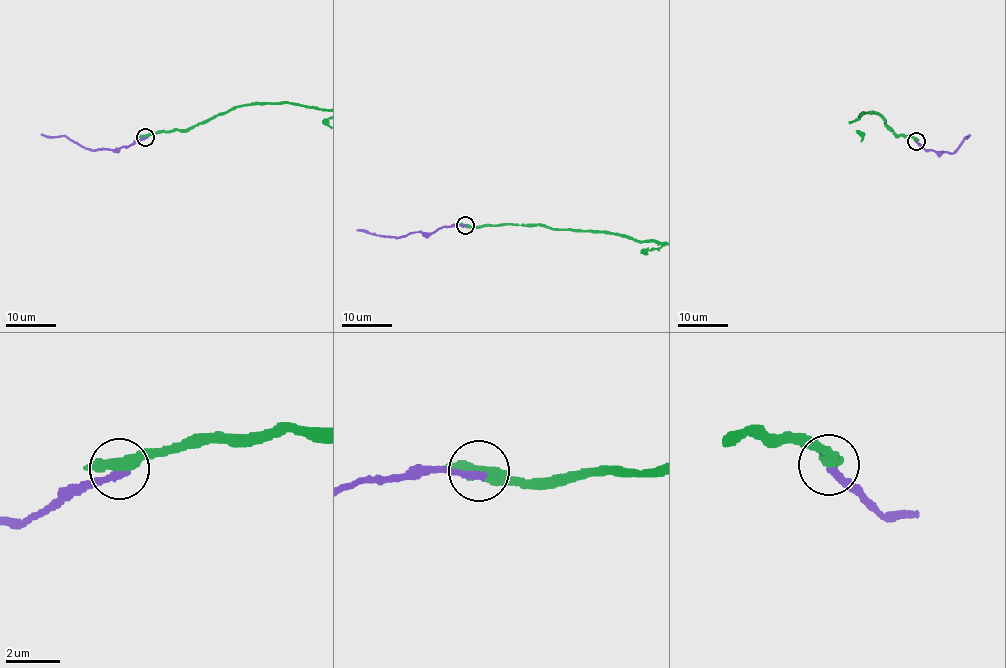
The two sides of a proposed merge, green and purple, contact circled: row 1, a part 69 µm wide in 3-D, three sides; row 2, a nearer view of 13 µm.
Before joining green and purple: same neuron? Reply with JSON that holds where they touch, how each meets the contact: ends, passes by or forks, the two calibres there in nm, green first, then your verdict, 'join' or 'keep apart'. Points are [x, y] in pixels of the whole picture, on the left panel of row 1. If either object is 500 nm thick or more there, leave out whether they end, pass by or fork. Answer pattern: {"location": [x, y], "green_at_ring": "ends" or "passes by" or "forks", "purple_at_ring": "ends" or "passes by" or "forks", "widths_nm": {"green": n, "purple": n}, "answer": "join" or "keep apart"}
{"location": [145, 137], "widths_nm": {"green": 650, "purple": 280}, "answer": "keep apart"}

